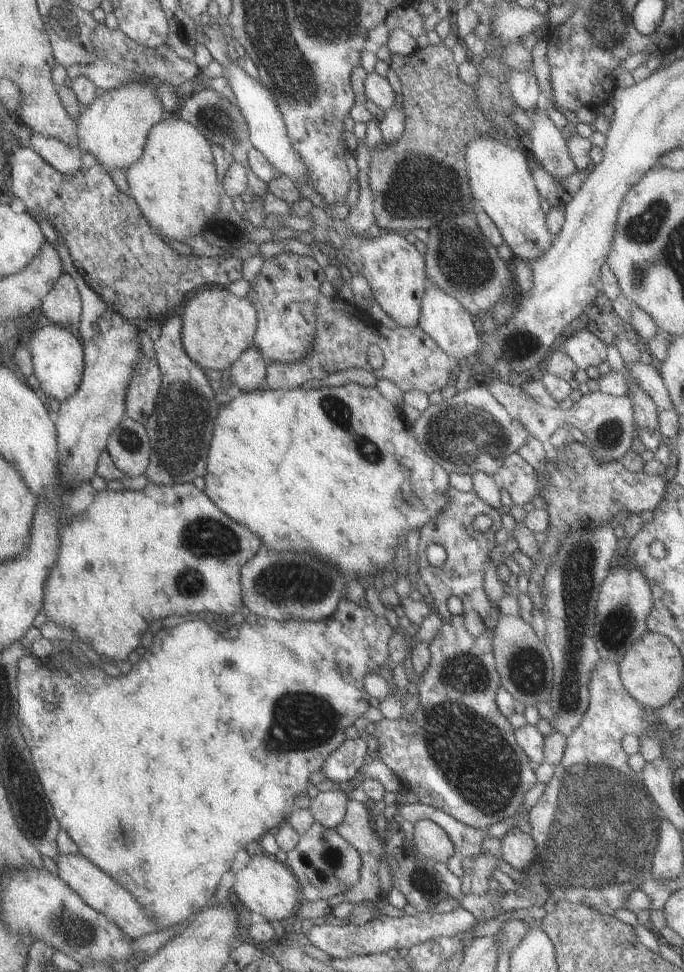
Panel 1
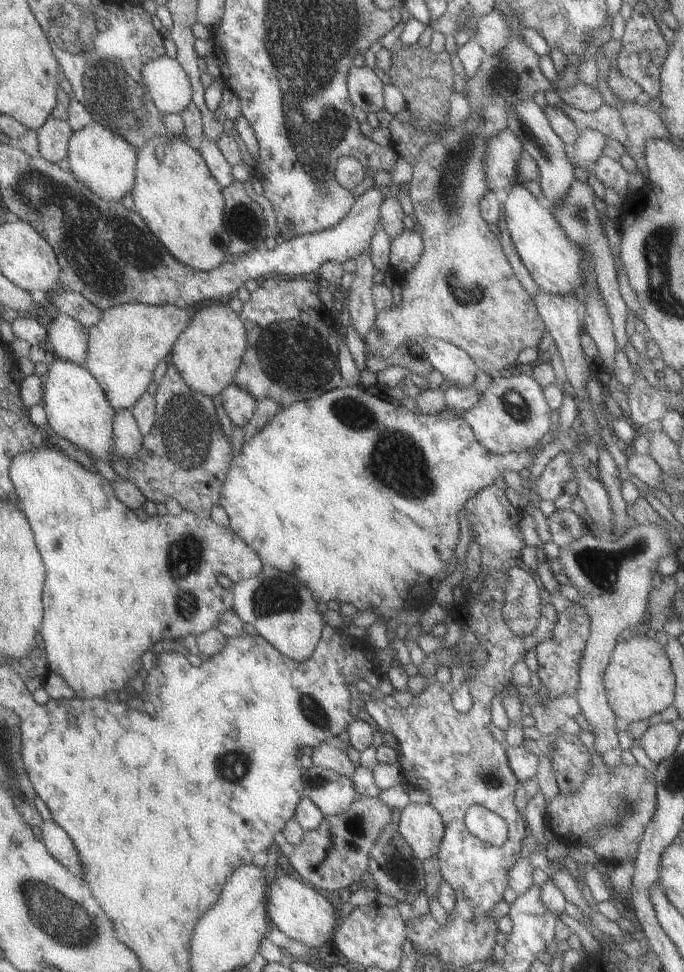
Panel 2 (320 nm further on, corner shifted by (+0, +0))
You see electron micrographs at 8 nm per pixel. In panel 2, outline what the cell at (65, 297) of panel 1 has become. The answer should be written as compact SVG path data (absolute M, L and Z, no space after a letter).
M56 314L53 320L44 323L46 328L46 343L48 350L54 356L69 360L73 364L84 366L85 350L87 350L86 327L77 320Z

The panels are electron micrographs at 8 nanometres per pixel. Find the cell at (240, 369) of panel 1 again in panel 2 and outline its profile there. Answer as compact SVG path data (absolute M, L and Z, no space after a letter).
M231 382L223 388L220 397L223 410L231 423L239 428L245 426L255 409L255 401L251 394Z

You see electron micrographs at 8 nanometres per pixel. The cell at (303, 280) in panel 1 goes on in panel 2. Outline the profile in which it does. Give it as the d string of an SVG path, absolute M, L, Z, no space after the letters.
M273 275L263 280L257 290L249 294L248 300L242 302L238 318L243 322L247 344L232 382L249 392L253 401L269 396L273 402L277 402L278 407L289 406L299 400L315 398L341 385L335 358L339 345L337 322L335 315L326 312L317 298L319 285L315 277Z

